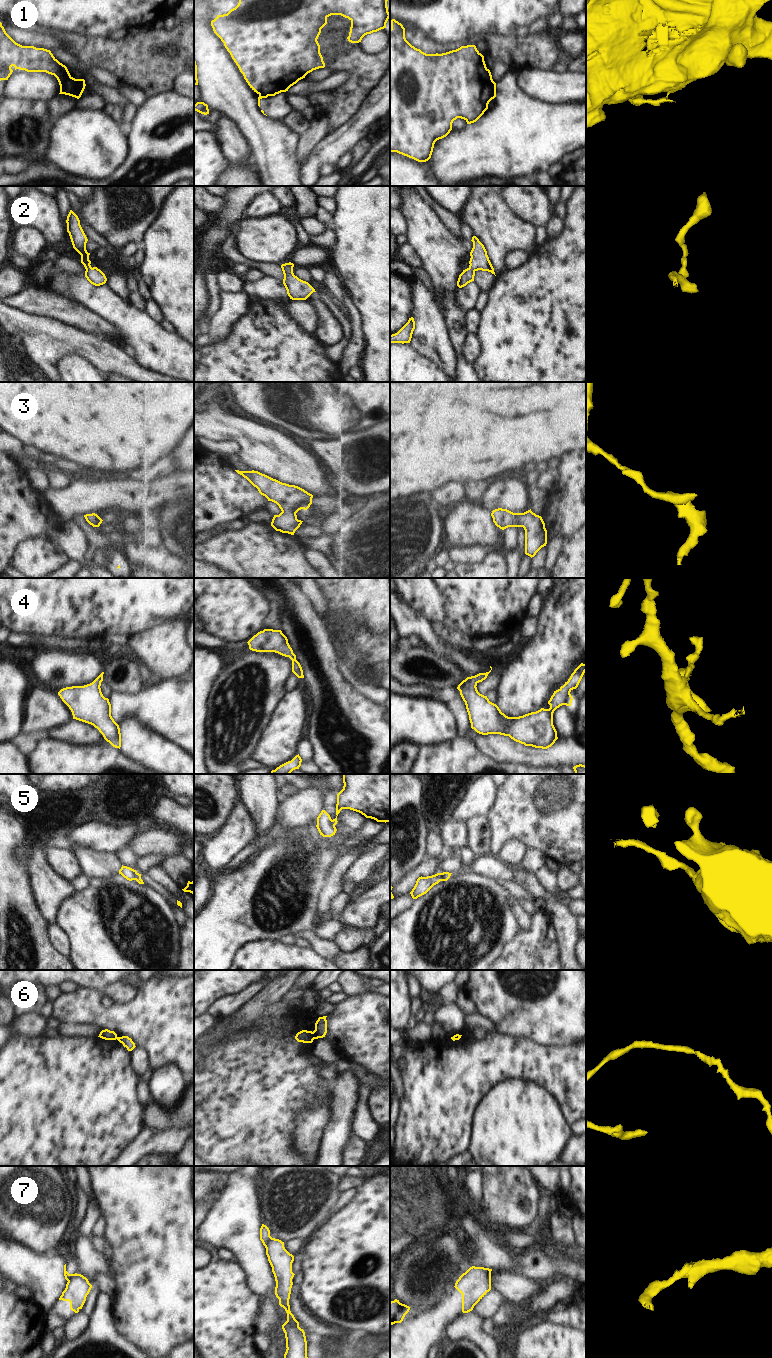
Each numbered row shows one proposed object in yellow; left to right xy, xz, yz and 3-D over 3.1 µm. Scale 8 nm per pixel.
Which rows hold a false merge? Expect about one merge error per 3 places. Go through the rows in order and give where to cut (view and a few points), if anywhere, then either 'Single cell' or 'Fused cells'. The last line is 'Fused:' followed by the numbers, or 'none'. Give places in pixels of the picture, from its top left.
1: Split along xz (275, 93), (259, 95). Fused cells
2: No split. Single cell
3: No split. Single cell
4: No split. Single cell
5: Split along yz (438, 873), (442, 880). Fused cells
6: Split along xz (312, 1032), (315, 1038). Fused cells
7: Split along xz (271, 1237), (265, 1246). Fused cells
Fused: 1, 5, 6, 7

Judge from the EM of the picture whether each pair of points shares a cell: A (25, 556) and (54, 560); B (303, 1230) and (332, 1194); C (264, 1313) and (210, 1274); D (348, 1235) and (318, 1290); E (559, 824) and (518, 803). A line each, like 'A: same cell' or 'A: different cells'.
A: same cell
B: same cell
C: different cells
D: same cell
E: same cell

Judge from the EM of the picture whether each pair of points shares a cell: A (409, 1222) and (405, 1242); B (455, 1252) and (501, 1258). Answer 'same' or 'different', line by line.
A: same
B: different

